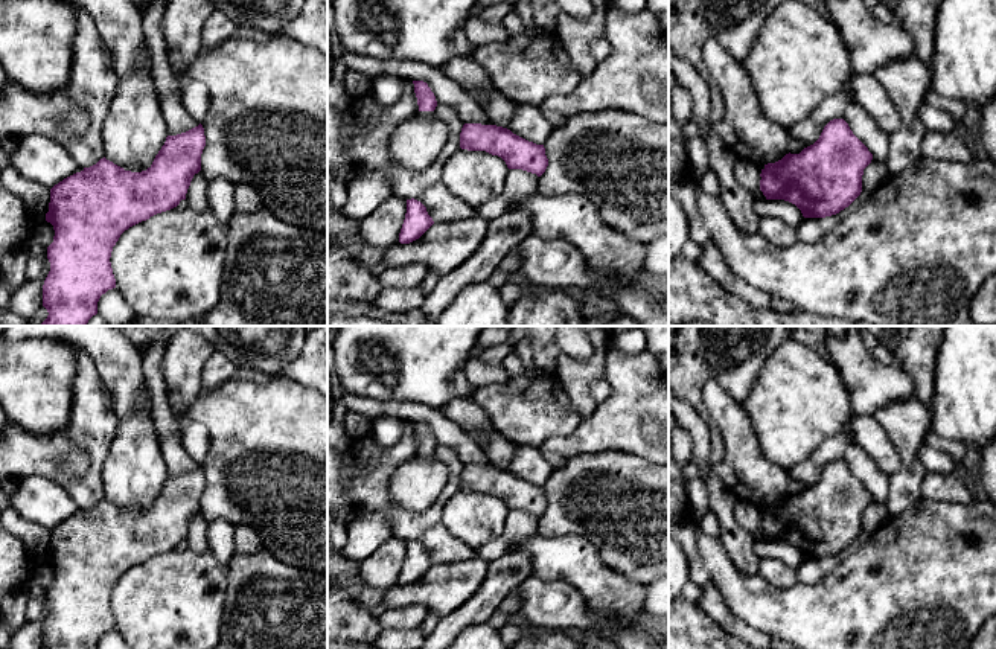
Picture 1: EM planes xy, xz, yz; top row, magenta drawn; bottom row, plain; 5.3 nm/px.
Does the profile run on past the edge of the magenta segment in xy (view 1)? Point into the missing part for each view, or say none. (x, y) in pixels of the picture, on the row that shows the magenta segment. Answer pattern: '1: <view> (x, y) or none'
1: none

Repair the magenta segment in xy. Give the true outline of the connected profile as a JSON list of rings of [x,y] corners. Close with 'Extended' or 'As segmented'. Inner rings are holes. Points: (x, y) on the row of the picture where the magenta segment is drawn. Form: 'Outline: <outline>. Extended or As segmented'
Outline: [[[200,123],[186,133],[168,136],[146,171],[125,171],[104,157],[50,189],[46,221],[53,225],[55,236],[47,247],[50,271],[43,285],[43,306],[49,315],[41,326],[85,326],[97,314],[101,296],[116,288],[110,257],[120,235],[186,200],[193,175],[201,171],[204,146]]]. As segmented

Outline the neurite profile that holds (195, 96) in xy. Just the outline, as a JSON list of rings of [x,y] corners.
[[[189,81],[183,90],[183,105],[187,114],[198,123],[203,123],[209,110],[210,93],[200,81]]]

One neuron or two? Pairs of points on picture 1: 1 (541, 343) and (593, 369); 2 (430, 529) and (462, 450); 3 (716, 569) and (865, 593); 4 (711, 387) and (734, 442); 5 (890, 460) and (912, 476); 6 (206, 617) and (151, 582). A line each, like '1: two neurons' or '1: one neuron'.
1: one neuron
2: two neurons
3: one neuron
4: one neuron
5: two neurons
6: one neuron

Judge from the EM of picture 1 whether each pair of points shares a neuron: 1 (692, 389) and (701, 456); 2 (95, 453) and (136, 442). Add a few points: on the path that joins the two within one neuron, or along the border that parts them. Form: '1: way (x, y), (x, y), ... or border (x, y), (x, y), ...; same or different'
1: border (684, 399), (707, 425), (711, 441); different
2: border (119, 421), (104, 462), (101, 483); different

